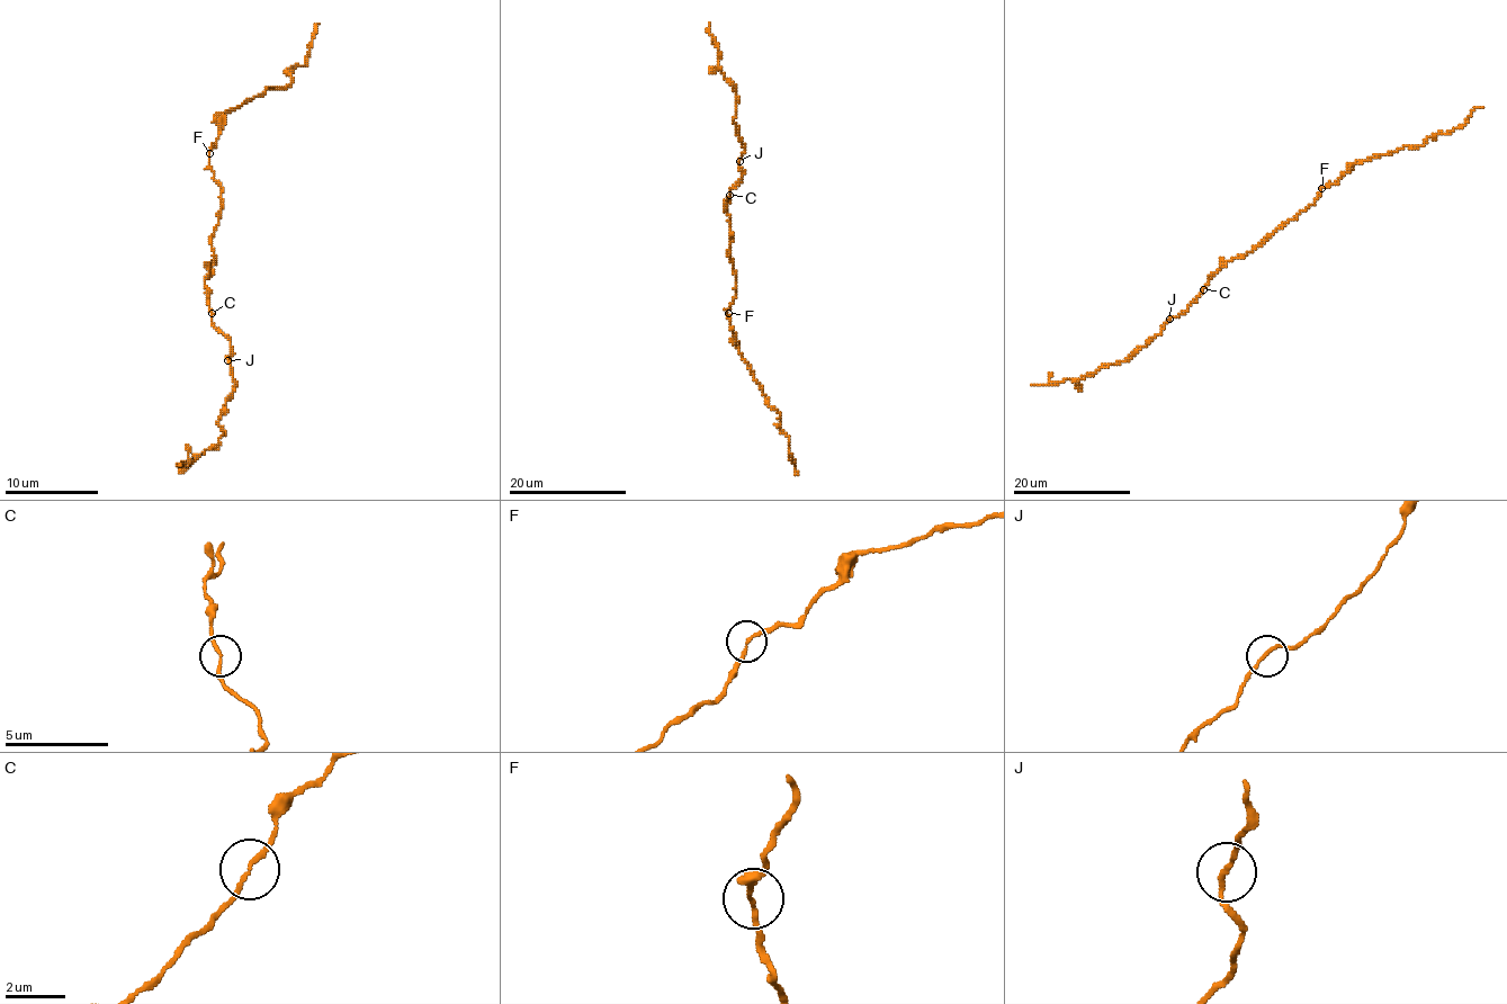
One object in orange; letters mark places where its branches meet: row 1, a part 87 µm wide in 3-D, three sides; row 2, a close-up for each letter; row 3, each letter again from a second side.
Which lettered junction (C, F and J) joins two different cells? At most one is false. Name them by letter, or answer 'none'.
none

